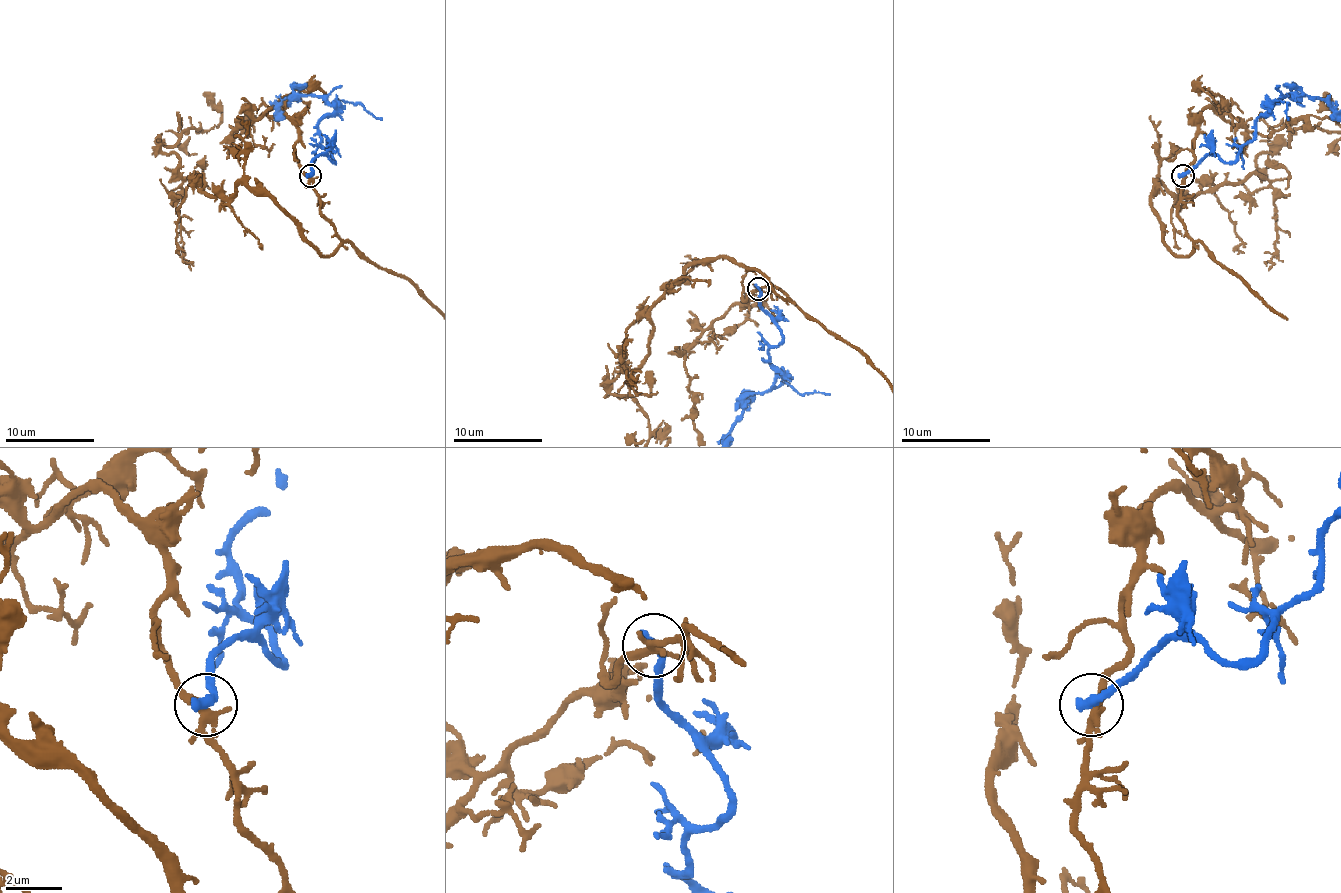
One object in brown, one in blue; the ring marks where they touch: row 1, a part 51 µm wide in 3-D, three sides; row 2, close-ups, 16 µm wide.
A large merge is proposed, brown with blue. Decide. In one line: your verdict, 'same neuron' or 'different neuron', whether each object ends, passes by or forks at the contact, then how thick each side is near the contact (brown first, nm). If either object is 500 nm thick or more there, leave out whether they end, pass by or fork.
different neuron; brown forks; blue ends; calibres 240 and 360 nm

